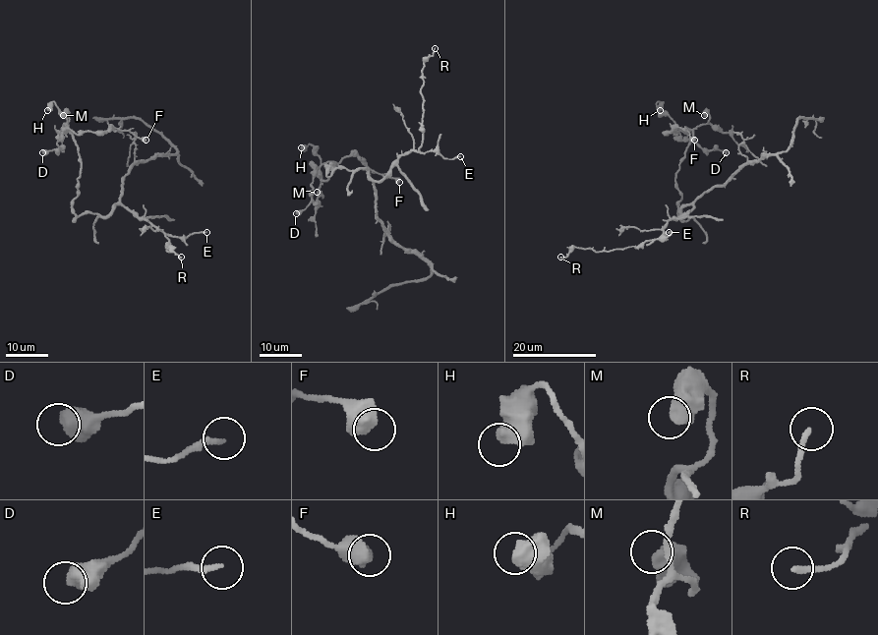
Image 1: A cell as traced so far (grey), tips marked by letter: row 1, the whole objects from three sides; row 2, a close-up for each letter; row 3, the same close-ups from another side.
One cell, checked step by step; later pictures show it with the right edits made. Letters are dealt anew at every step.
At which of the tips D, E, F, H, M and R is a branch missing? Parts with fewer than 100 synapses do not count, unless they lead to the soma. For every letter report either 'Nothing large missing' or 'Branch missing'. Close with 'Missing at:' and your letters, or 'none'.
D: Nothing large missing
E: Nothing large missing
F: Nothing large missing
H: Nothing large missing
M: Nothing large missing
R: Nothing large missing
Missing at: none

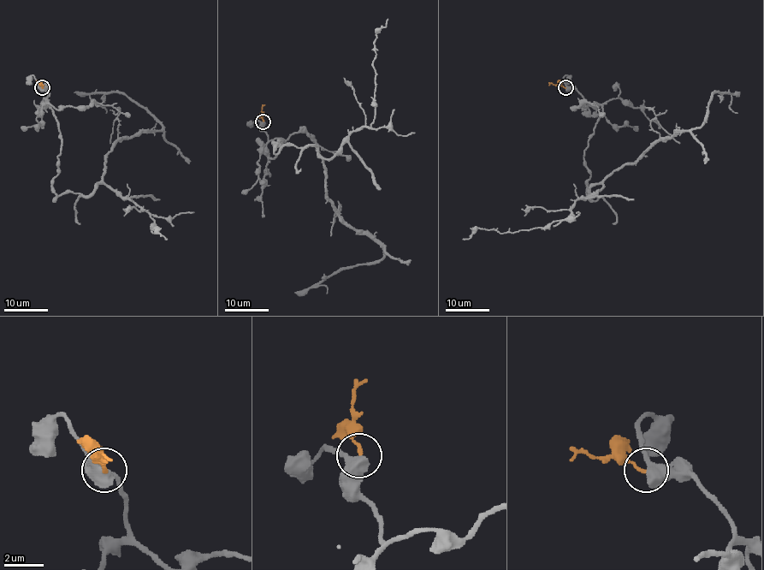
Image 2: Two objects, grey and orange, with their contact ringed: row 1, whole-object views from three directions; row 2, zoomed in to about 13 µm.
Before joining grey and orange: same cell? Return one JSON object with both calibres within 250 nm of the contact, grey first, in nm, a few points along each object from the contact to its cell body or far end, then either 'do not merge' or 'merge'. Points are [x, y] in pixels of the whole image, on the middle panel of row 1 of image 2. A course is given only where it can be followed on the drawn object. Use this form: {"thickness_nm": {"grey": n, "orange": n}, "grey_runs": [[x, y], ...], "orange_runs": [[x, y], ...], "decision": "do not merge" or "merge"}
{"thickness_nm": {"grey": 500, "orange": 150}, "grey_runs": [[263, 121], [269, 157], [279, 140], [276, 153], [315, 145], [325, 198], [383, 250], [310, 287], [326, 293]], "orange_runs": [[263, 121], [261, 110], [264, 104]], "decision": "do not merge"}

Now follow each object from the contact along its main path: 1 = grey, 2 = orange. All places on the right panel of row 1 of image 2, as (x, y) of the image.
1: (565, 87), (601, 106), (584, 157), (593, 200), (613, 171), (701, 126), (715, 92), (737, 113)
2: (565, 87), (551, 83), (548, 86)

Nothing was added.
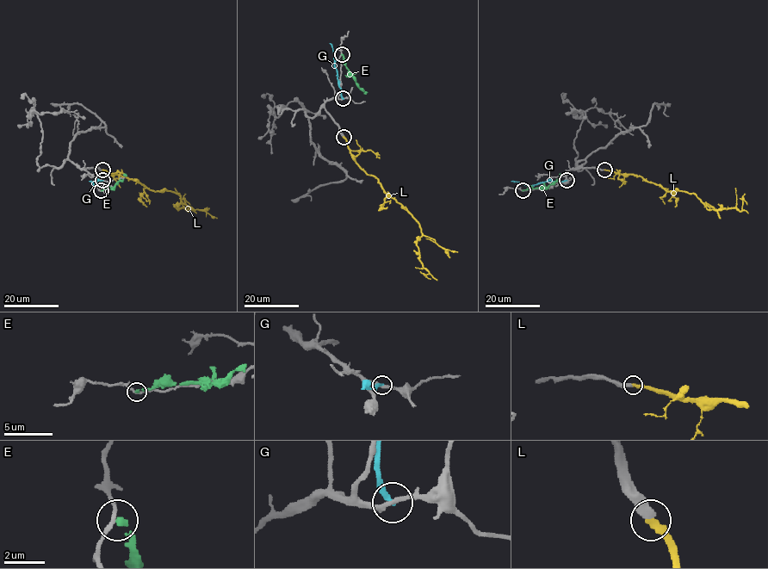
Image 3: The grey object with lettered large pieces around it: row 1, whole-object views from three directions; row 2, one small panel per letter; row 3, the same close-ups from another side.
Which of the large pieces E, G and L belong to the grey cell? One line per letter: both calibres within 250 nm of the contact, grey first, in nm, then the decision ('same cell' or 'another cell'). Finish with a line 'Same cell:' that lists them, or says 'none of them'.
E: 180 nm thick on the grey side, 180 nm on the other; another cell
G: 240 nm thick on the grey side, 260 nm on the other; another cell
L: 440 nm thick on the grey side, 320 nm on the other; same cell
Same cell: L

